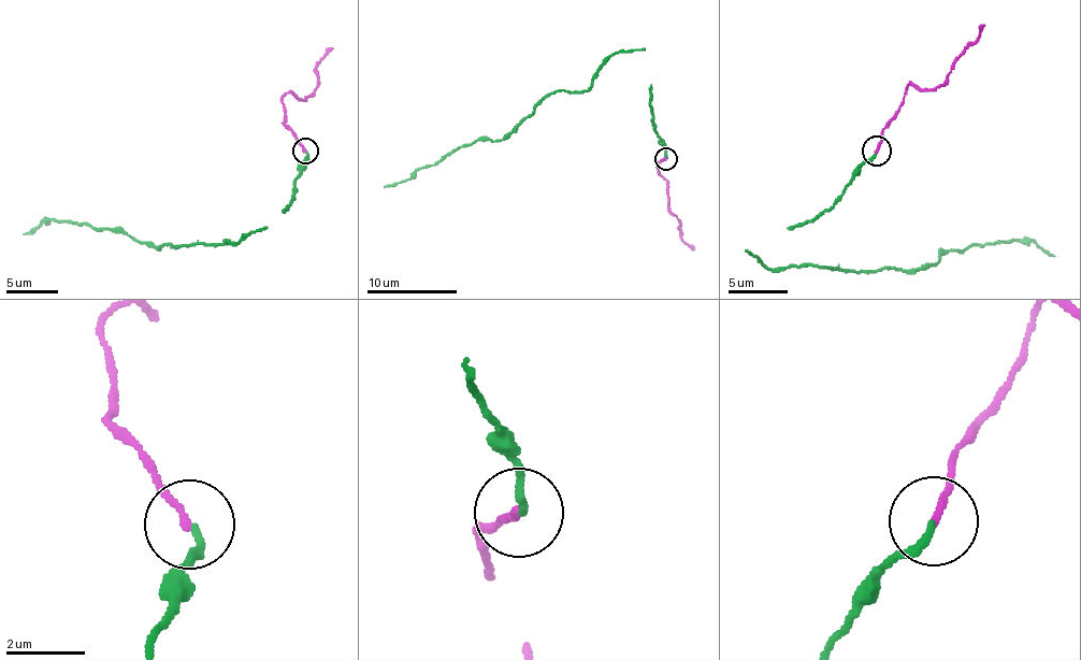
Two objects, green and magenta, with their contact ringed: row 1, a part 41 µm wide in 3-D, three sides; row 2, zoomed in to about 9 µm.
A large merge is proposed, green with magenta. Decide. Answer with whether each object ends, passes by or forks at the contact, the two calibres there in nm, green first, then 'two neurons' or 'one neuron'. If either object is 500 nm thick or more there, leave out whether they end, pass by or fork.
green ends | magenta ends | 190/170 nm | one neuron

